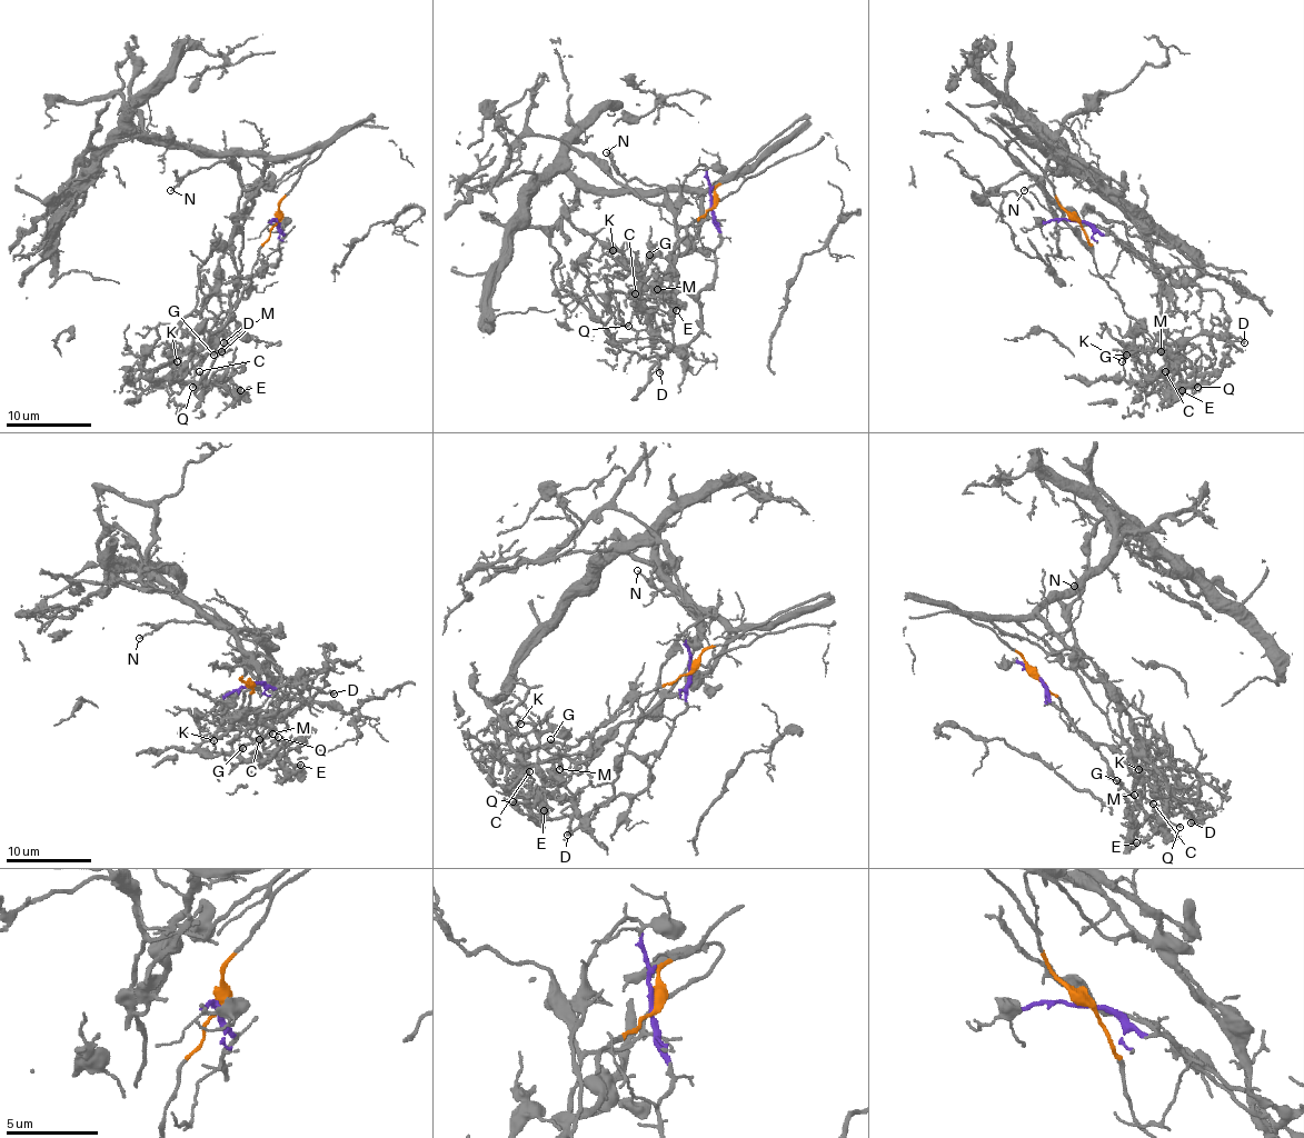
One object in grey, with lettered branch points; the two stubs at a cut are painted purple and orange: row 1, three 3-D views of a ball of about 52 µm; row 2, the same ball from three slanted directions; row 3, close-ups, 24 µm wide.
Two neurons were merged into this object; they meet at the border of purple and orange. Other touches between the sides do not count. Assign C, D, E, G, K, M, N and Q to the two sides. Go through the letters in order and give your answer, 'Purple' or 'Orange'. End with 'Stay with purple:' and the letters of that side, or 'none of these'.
C: Orange
D: Purple
E: Orange
G: Orange
K: Orange
M: Orange
N: Orange
Q: Orange
Stay with purple: D

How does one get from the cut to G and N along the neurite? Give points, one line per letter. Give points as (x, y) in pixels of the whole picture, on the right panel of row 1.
G: (1075, 221), (1093, 251), (1097, 275), (1118, 296), (1123, 310), (1144, 330), (1144, 345), (1126, 356)
N: (1075, 221), (1045, 176), (1049, 159), (1056, 159), (1086, 189), (1097, 189), (1079, 167), (1058, 161), (1024, 191)

